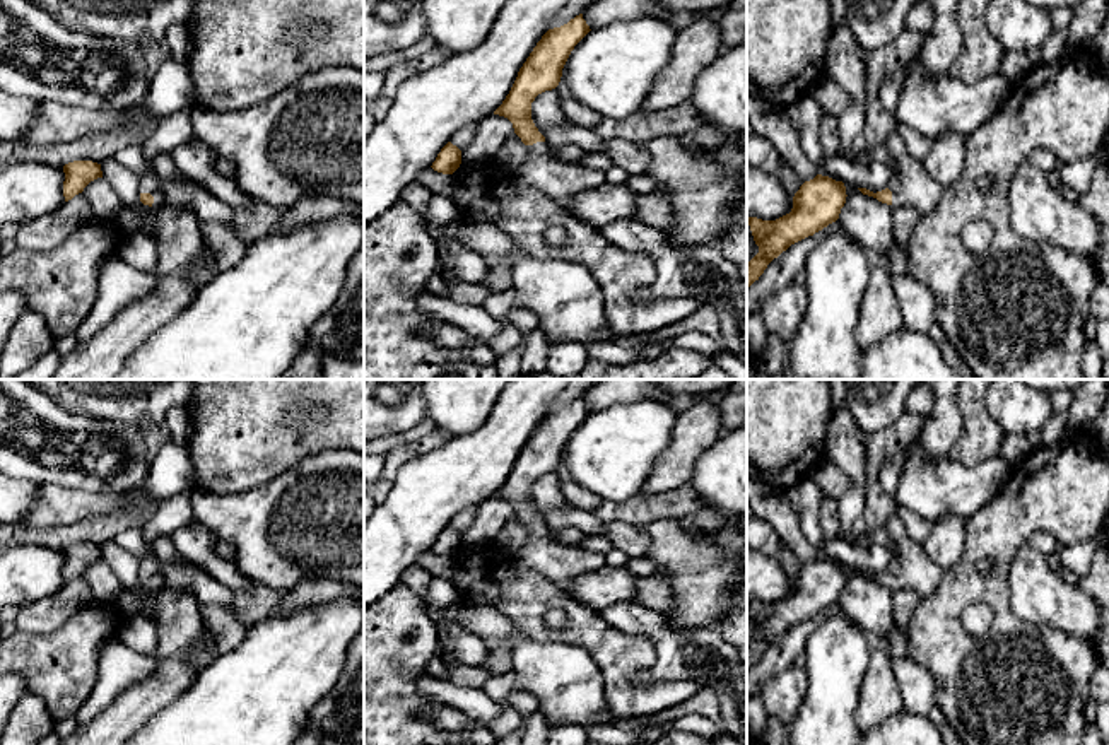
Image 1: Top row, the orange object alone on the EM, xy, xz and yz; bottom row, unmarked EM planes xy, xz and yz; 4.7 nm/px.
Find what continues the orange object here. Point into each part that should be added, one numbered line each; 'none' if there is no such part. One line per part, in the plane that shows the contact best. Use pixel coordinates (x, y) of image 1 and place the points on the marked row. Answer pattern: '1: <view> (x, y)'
1: xy (149, 183)

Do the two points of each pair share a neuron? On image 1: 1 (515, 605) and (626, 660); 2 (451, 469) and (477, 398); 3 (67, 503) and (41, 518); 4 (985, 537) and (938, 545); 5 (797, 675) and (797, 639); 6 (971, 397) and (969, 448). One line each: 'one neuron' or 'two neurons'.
1: one neuron
2: two neurons
3: one neuron
4: two neurons
5: two neurons
6: one neuron

